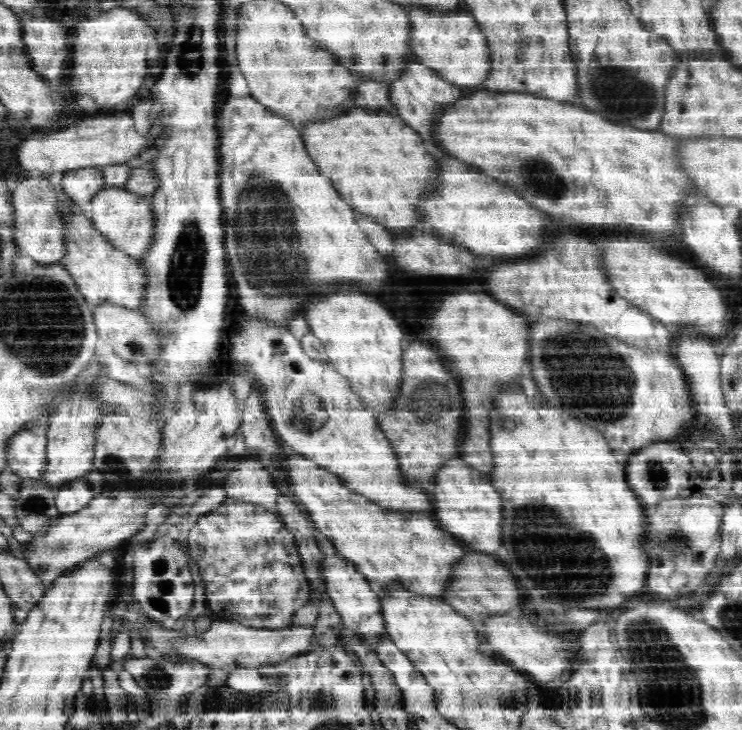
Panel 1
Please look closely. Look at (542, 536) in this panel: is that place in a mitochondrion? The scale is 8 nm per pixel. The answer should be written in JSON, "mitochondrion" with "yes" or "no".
{"mitochondrion":"yes"}

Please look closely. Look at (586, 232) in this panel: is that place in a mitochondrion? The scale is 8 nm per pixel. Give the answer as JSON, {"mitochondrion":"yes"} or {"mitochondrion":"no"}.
{"mitochondrion":"no"}

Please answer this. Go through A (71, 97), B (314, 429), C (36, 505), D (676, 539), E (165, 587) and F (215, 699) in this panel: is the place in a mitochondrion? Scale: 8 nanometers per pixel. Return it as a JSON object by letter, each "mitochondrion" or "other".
{"A":"other","B":"mitochondrion","C":"mitochondrion","D":"mitochondrion","E":"other","F":"other"}

